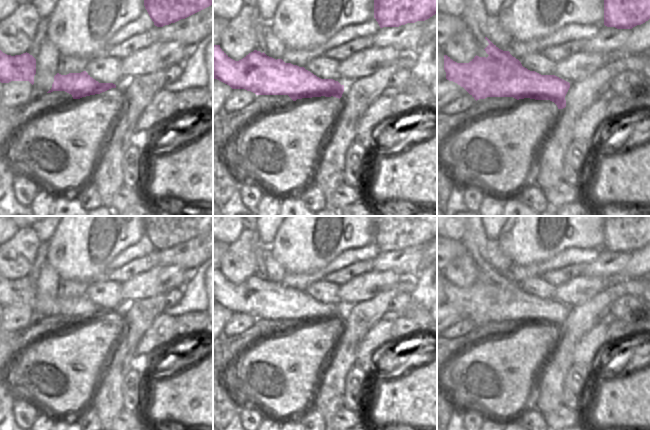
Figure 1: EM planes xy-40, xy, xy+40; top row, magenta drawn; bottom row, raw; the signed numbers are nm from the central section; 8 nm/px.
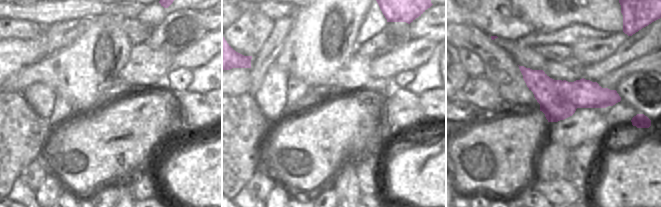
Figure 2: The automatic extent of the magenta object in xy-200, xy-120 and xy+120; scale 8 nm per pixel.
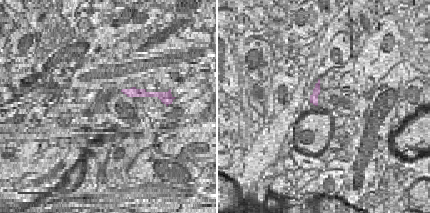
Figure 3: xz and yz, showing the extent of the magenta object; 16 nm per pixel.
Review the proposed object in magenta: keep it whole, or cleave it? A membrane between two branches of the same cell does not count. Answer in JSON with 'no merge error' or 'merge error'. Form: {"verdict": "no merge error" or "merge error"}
{"verdict": "merge error"}

